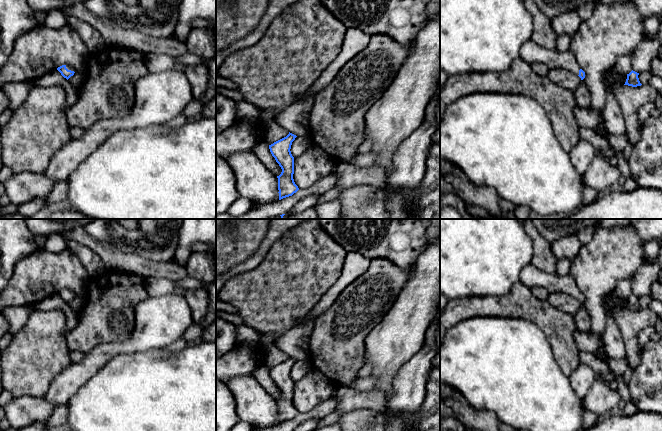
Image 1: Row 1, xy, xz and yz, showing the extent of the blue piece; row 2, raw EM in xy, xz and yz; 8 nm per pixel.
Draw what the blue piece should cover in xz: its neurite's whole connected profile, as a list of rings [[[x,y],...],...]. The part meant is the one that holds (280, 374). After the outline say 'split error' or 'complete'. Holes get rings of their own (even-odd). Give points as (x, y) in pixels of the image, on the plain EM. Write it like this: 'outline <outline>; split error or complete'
outline [[[290,357],[269,369],[270,376],[282,393],[278,402],[279,424],[292,420],[299,412],[293,403],[294,381],[291,378],[291,369],[297,360]]]; complete

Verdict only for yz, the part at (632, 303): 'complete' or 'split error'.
complete

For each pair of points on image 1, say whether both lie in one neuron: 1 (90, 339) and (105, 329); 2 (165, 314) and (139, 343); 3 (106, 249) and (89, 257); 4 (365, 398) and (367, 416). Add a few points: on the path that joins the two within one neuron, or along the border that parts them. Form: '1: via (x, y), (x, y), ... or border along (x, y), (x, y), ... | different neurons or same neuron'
1: via (94, 335), (101, 329) | same neuron
2: via (161, 321), (146, 336) | same neuron
3: border along (76, 241), (89, 247), (109, 270) | different neurons
4: border along (384, 411), (354, 409), (343, 414) | different neurons

